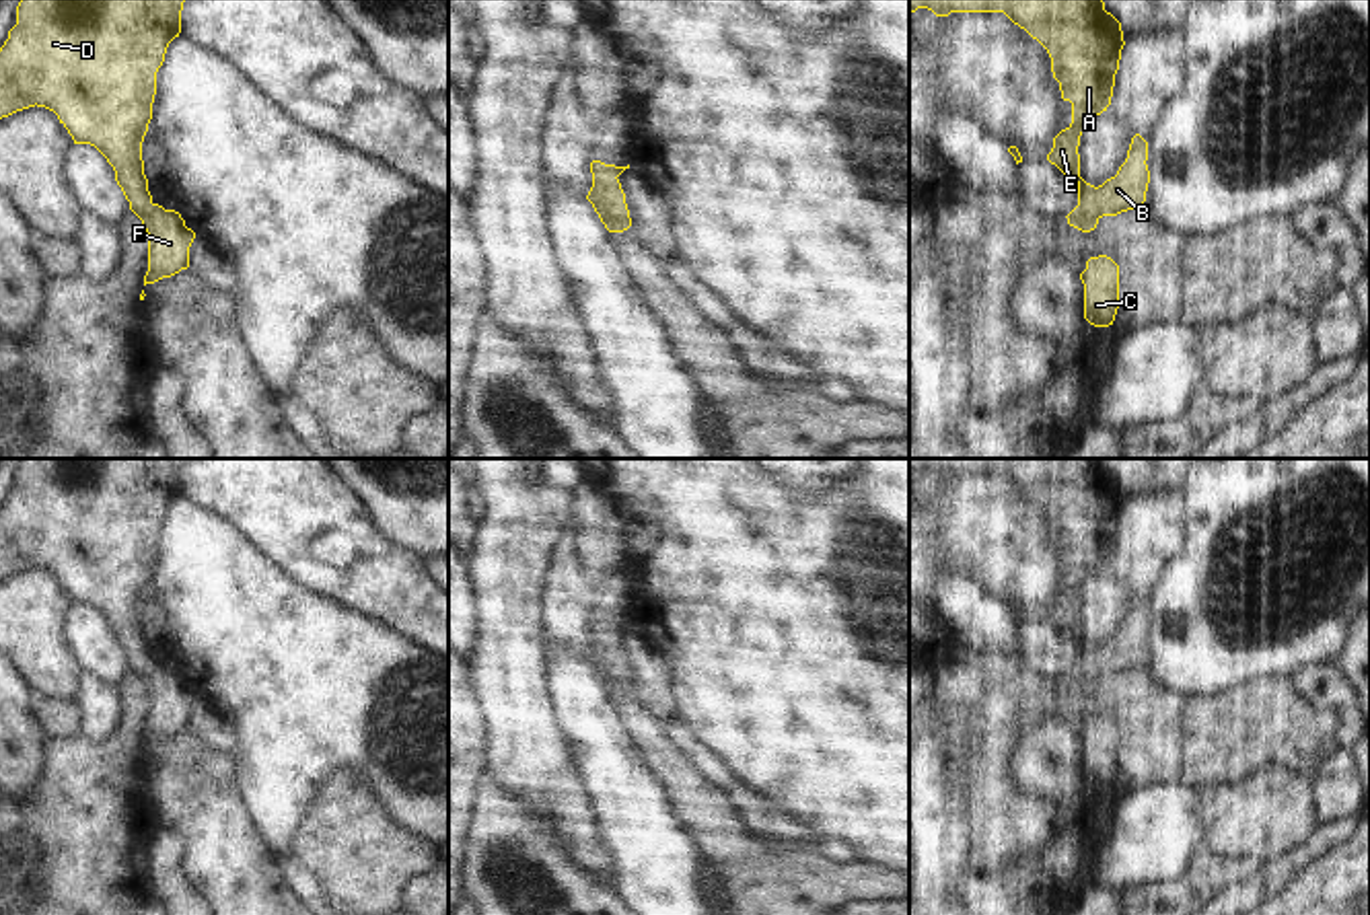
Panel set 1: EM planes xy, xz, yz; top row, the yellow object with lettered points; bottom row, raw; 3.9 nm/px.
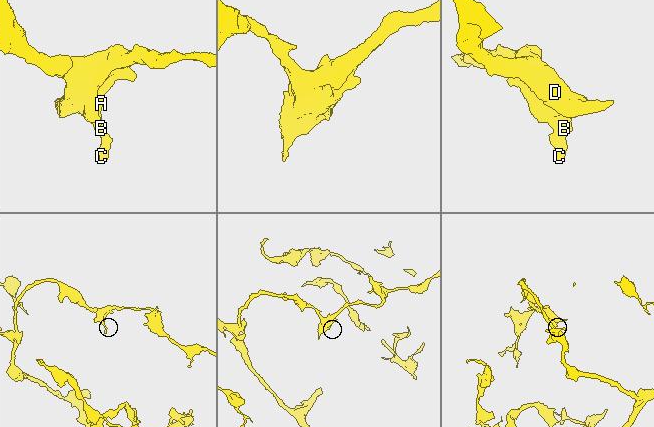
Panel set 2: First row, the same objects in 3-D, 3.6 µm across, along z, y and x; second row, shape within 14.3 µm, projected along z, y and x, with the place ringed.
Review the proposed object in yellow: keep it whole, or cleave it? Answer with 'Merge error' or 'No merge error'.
No merge error.

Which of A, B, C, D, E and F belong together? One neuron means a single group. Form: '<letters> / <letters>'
A B C D E F

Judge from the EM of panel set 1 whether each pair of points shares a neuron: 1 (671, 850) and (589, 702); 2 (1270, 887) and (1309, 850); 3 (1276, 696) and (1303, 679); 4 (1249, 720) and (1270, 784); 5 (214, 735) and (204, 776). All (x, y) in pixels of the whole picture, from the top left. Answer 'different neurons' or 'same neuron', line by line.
1: same neuron
2: same neuron
3: different neurons
4: different neurons
5: different neurons

